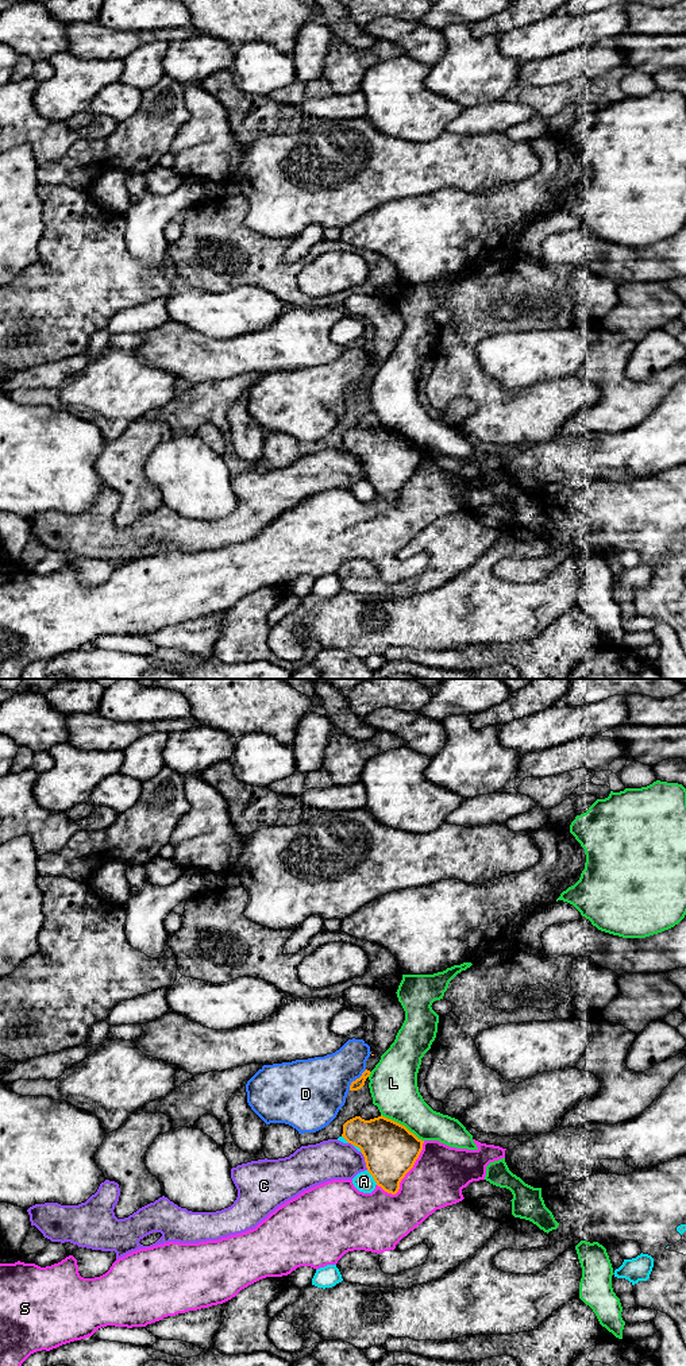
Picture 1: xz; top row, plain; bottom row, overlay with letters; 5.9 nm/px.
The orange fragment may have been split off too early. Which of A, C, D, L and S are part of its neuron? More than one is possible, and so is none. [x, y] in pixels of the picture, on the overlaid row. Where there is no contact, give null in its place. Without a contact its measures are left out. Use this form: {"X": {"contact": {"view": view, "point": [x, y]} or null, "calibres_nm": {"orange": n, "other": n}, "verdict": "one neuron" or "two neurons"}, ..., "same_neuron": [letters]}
{"A": {"contact": {"view": "xz", "point": [373, 1177]}, "calibres_nm": {"orange": 320, "other": 120}, "verdict": "two neurons"}, "C": {"contact": {"view": "xz", "point": [365, 1161]}, "calibres_nm": {"orange": 320, "other": 240}, "verdict": "two neurons"}, "D": {"contact": {"view": "xz", "point": [357, 1079]}, "calibres_nm": {"orange": 60, "other": 360}, "verdict": "two neurons"}, "L": {"contact": {"view": "xz", "point": [401, 1125]}, "calibres_nm": {"orange": 320, "other": 280}, "verdict": "two neurons"}, "S": {"contact": {"view": "xz", "point": [404, 1176]}, "calibres_nm": {"orange": 320, "other": 320}, "verdict": "two neurons"}, "same_neuron": []}

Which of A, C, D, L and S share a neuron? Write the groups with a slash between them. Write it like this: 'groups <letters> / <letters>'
groups A / C / D / L / S

